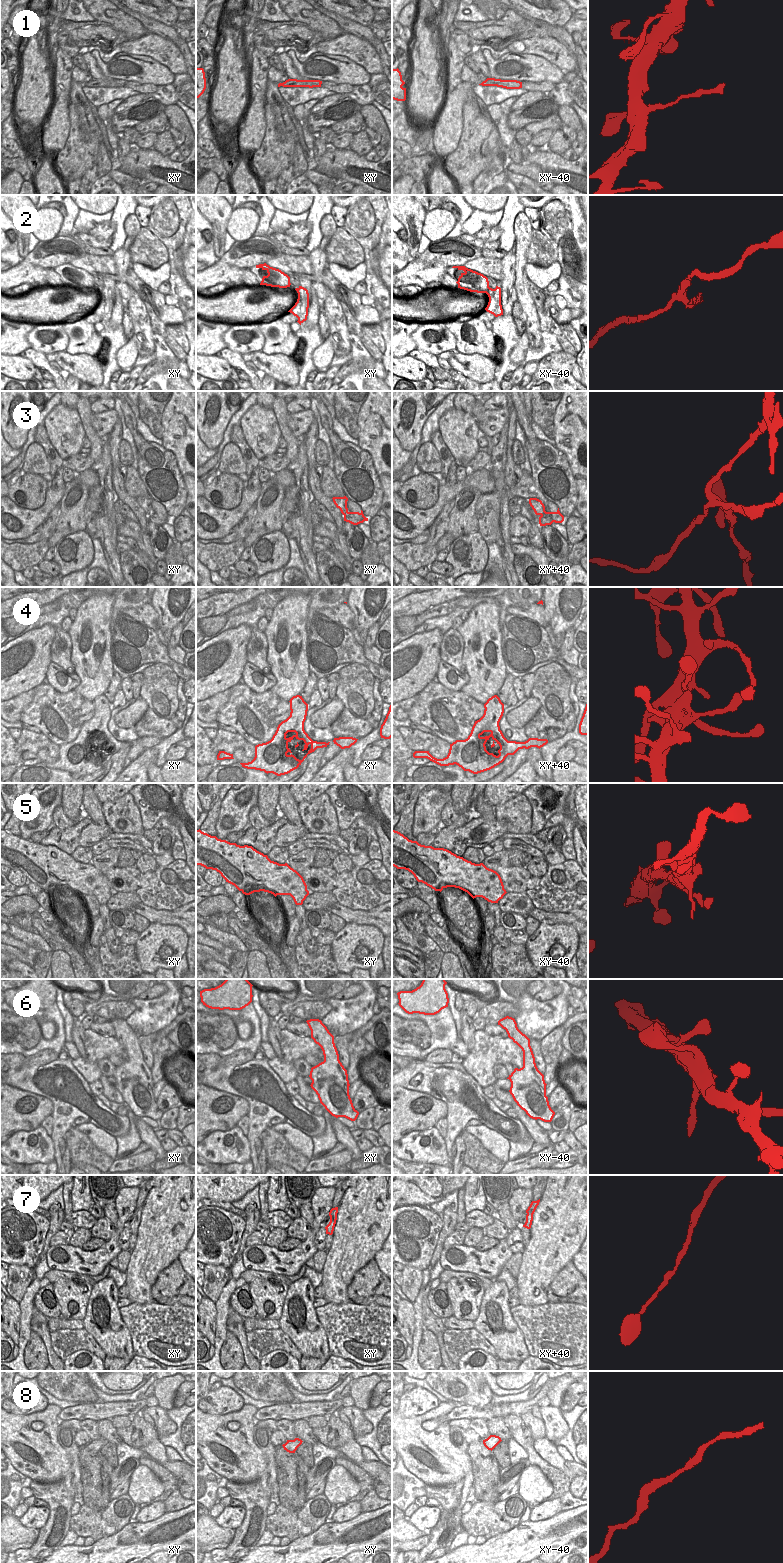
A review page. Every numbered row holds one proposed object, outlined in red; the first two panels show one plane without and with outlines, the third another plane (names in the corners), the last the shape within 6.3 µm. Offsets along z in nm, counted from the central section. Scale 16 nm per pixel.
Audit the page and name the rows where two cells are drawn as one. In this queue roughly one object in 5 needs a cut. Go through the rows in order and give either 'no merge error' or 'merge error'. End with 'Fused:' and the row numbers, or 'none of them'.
1: merge error
2: merge error
3: merge error
4: no merge error
5: no merge error
6: no merge error
7: no merge error
8: no merge error
Fused: 1, 2, 3

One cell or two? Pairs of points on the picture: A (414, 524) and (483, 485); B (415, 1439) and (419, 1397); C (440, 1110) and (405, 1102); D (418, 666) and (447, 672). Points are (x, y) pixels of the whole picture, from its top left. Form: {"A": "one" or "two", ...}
{"A": "one", "B": "two", "C": "one", "D": "two"}

